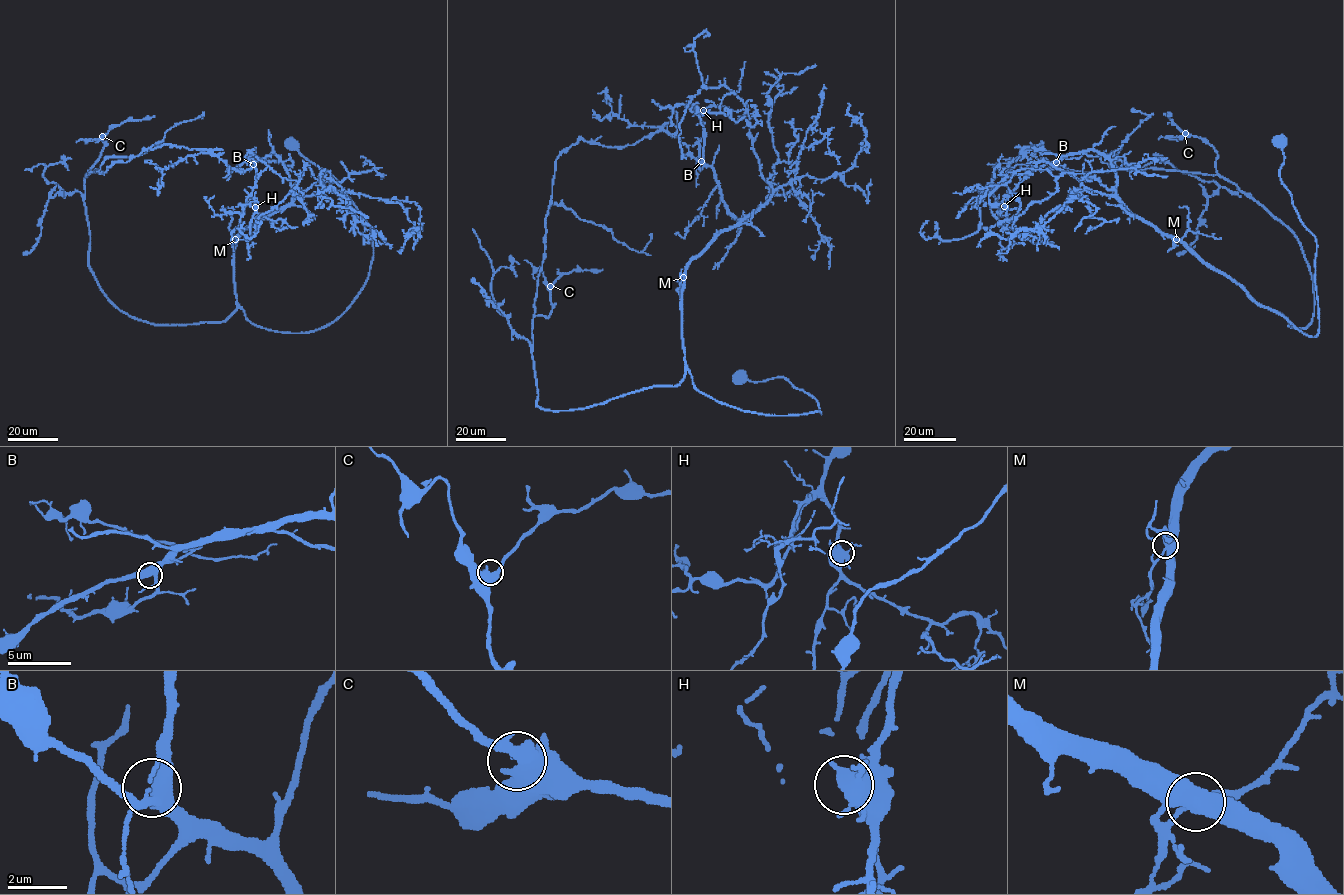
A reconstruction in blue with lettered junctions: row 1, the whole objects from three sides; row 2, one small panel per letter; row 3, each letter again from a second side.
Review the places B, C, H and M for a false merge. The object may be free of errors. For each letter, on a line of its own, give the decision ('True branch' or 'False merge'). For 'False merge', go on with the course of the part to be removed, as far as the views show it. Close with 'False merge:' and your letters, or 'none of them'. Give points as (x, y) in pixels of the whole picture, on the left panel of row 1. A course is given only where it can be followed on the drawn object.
B: True branch
C: True branch
H: True branch
M: True branch
False merge: none of them

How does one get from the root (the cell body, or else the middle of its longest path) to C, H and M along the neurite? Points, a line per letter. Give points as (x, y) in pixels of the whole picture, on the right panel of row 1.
C: (1280, 142), (1281, 181), (1317, 244), (1315, 336), (1270, 309), (1293, 328), (1312, 320), (1298, 239), (1185, 133)
H: (1280, 142), (1281, 181), (1317, 244), (1315, 336), (1133, 215), (1110, 161), (1095, 151), (1038, 166), (1004, 206)
M: (1280, 142), (1284, 155), (1281, 181), (1317, 244), (1319, 327), (1315, 336), (1261, 306), (1176, 240)

